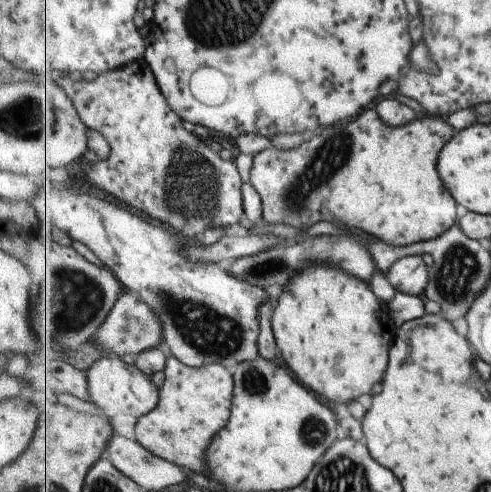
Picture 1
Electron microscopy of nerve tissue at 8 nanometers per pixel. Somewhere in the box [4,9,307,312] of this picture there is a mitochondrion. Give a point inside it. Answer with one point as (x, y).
(192, 184)

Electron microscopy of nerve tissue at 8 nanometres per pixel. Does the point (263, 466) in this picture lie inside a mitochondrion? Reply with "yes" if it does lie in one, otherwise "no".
no

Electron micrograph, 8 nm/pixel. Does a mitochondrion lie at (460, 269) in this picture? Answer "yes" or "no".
yes

